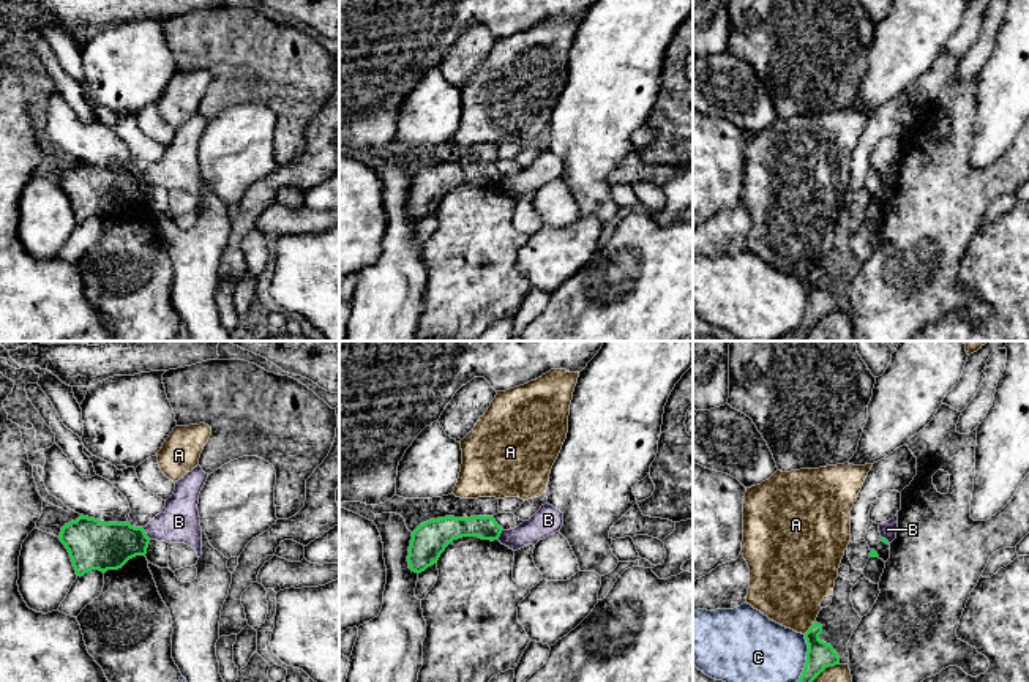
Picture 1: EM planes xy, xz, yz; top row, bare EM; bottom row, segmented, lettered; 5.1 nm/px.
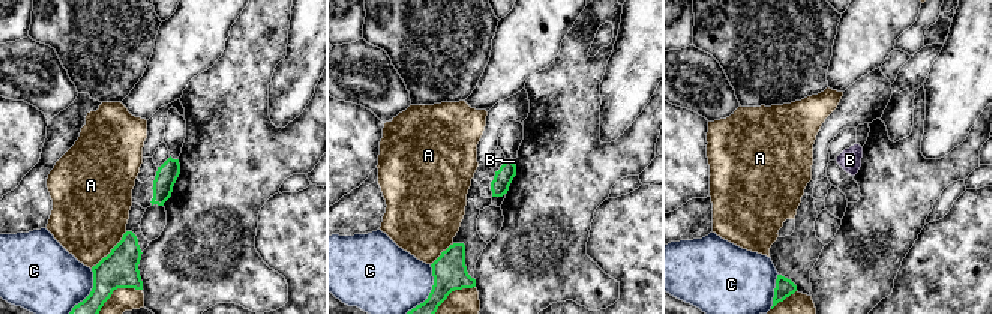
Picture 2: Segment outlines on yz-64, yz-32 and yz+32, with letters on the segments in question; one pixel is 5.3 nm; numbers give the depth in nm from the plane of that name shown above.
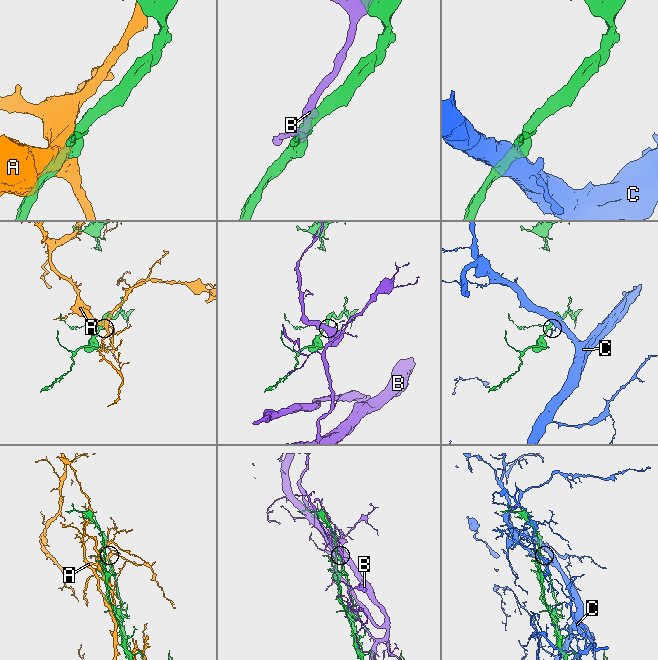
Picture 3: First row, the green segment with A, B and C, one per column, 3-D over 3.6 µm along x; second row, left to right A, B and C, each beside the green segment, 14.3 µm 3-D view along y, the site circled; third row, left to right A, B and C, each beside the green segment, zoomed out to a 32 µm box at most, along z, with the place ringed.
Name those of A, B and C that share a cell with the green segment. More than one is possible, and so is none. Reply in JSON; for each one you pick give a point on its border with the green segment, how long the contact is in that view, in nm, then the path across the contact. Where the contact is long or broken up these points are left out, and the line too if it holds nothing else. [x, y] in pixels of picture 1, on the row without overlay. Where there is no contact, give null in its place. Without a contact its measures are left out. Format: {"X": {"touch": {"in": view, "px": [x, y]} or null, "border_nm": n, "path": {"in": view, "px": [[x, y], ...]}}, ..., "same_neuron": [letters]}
{"same_neuron": []}

